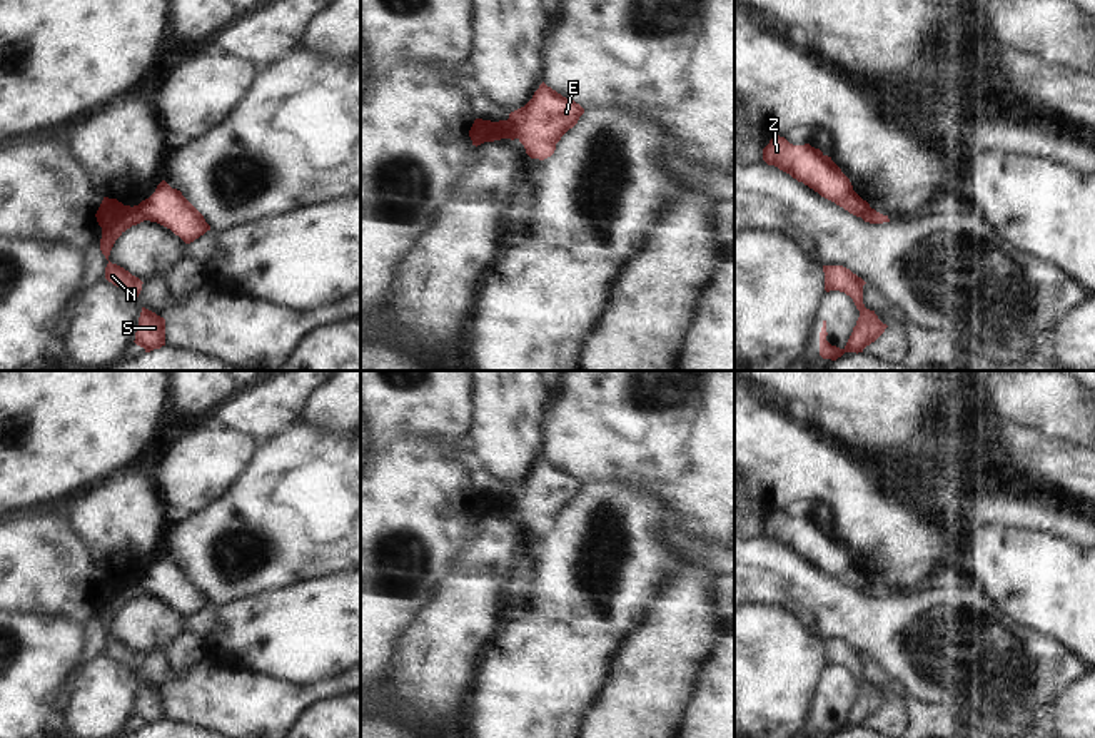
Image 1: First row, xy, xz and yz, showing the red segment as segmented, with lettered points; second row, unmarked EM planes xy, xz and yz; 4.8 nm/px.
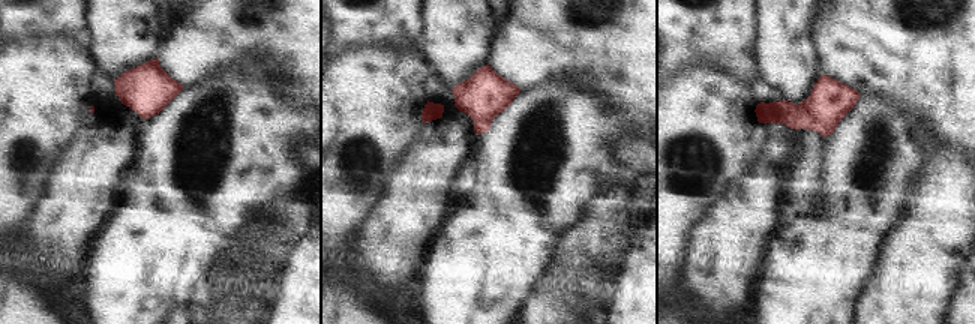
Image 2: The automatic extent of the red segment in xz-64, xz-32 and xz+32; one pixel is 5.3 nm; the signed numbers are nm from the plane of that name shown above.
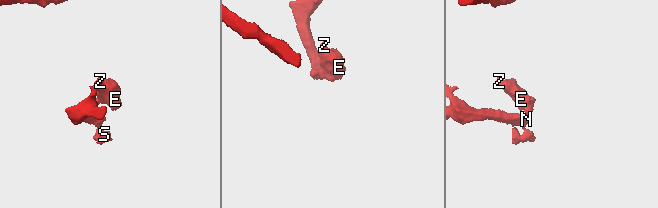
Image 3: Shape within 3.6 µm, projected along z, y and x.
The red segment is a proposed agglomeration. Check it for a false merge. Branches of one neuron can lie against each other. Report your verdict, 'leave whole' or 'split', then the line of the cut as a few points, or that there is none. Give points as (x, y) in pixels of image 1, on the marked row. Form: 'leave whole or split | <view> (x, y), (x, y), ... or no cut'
leave whole | no cut

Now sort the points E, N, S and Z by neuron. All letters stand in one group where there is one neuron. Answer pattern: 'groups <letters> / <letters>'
groups E N S Z

